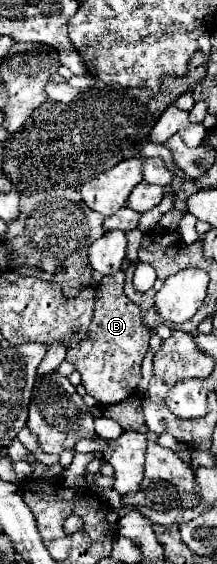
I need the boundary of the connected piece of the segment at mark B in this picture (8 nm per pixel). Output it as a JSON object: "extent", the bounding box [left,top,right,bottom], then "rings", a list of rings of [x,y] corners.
{"extent":[65,271,151,405],"rings":[[[123,271],[105,275],[101,279],[95,299],[95,315],[87,337],[77,345],[71,345],[65,357],[65,361],[75,365],[75,371],[81,373],[81,385],[85,391],[101,405],[113,405],[133,393],[141,379],[141,361],[147,355],[151,335],[141,319],[141,309],[137,309],[137,305],[125,297],[123,281]]]}

